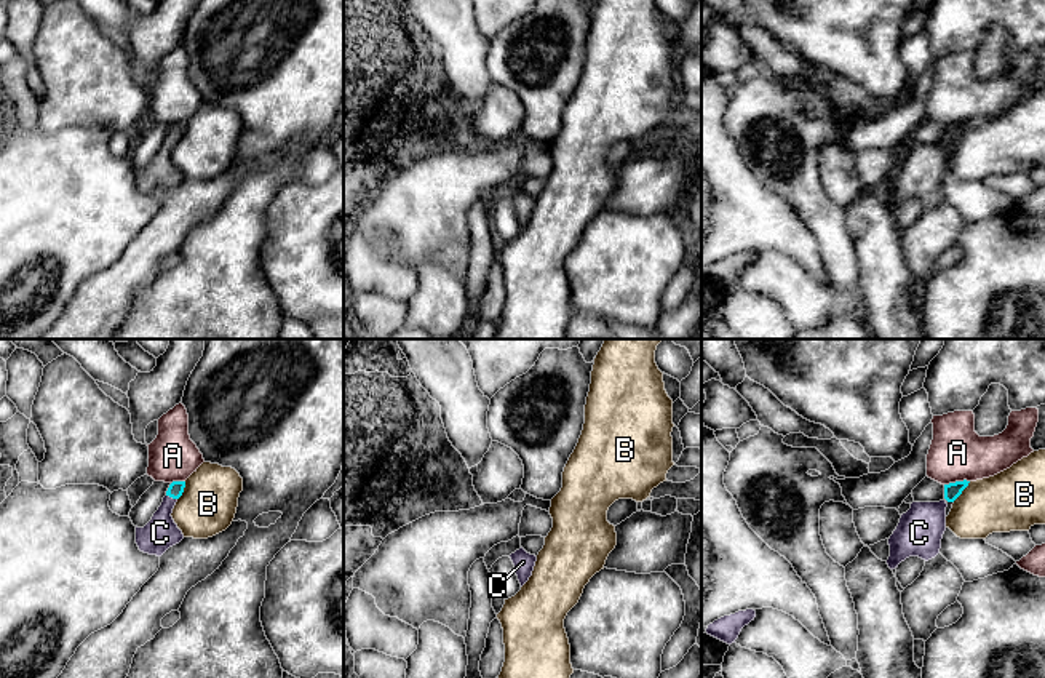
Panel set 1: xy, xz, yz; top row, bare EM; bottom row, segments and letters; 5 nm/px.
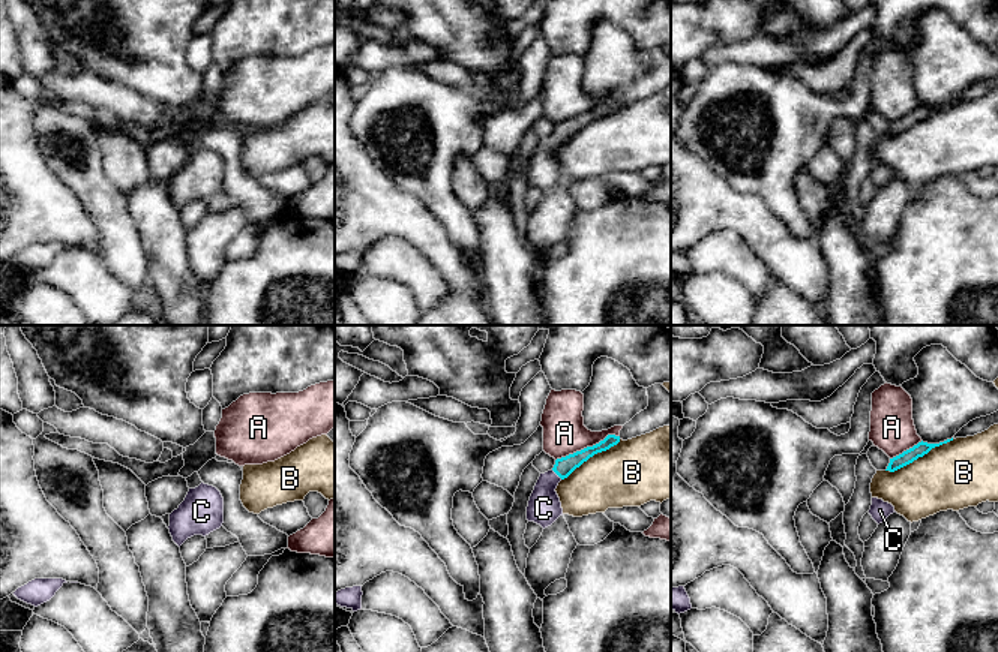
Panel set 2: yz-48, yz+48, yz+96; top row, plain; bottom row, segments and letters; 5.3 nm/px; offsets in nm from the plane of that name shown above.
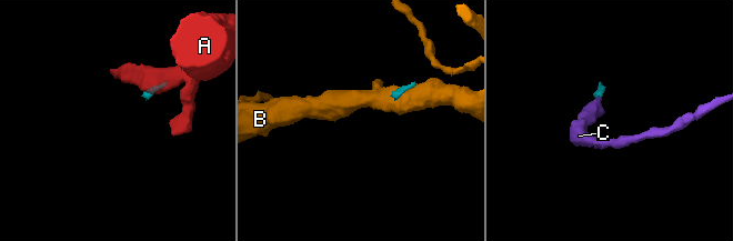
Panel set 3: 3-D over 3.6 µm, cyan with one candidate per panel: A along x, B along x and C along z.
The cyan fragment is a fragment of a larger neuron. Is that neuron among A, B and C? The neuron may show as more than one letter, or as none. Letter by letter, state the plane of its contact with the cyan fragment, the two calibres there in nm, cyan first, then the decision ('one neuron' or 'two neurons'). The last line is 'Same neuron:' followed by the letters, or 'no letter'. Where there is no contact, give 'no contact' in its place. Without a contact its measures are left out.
A: yz | 80/280 nm | two neurons
B: yz | 80/300 nm | two neurons
C: xy | 80/170 nm | one neuron
Same neuron: C

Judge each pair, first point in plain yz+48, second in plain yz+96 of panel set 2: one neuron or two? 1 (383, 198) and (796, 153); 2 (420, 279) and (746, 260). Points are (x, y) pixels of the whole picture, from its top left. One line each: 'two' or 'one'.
1: two
2: one

